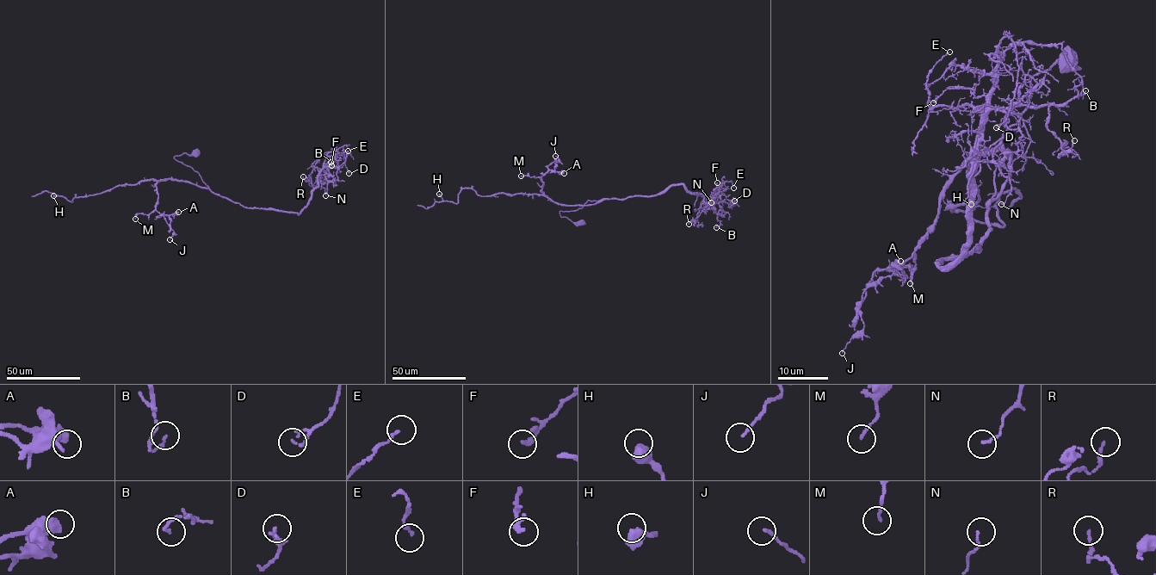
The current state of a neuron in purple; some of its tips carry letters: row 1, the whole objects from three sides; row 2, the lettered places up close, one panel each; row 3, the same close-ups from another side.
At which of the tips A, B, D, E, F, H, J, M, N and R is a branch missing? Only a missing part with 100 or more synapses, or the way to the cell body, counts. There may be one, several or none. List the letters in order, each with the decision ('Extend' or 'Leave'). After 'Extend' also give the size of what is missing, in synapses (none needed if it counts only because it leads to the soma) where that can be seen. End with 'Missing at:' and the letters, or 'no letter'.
A: Leave
B: Leave
D: Leave
E: Leave
F: Leave
H: Leave
J: Leave
M: Leave
N: Leave
R: Leave
Missing at: no letter

